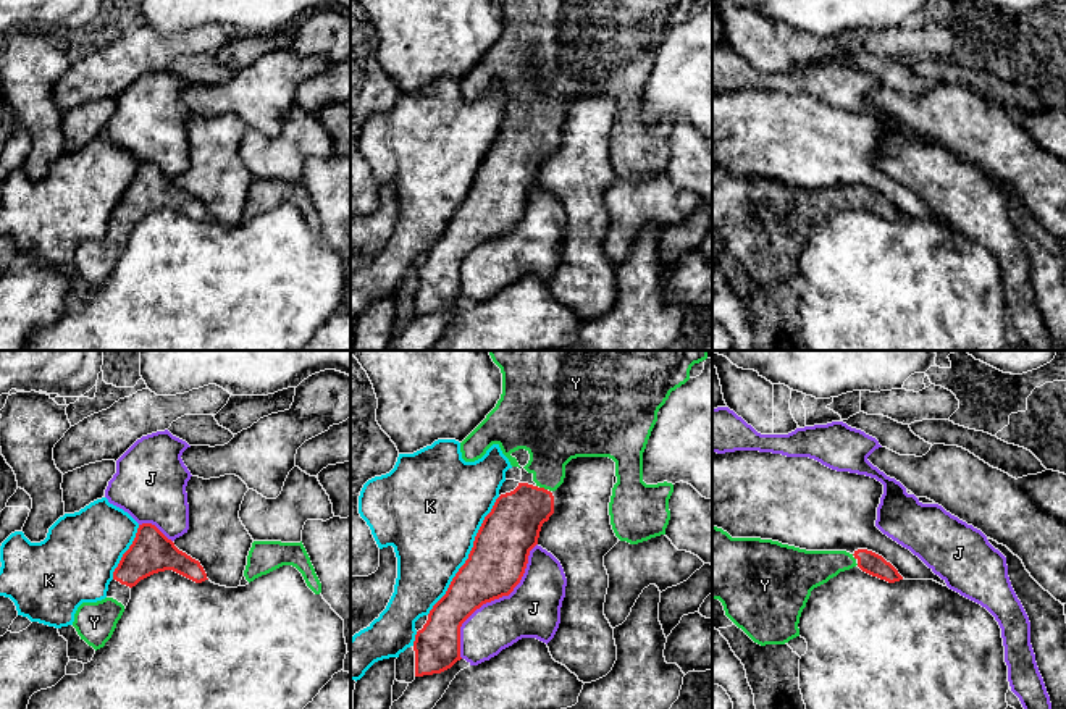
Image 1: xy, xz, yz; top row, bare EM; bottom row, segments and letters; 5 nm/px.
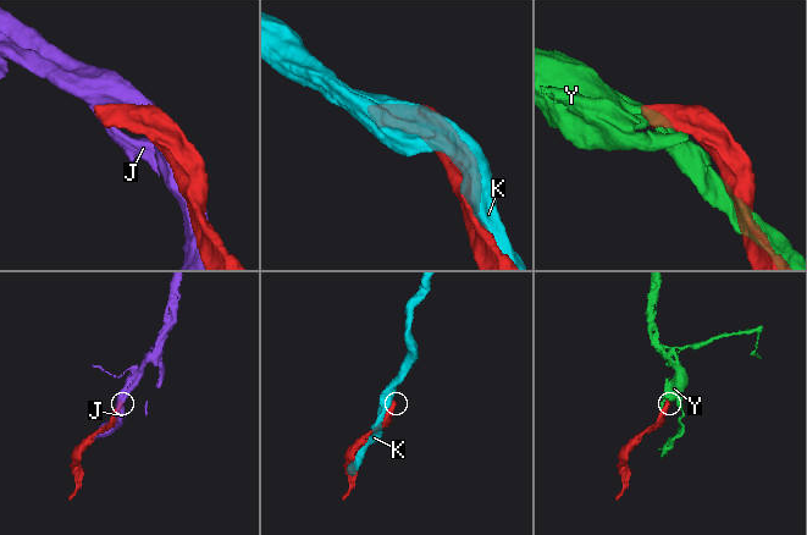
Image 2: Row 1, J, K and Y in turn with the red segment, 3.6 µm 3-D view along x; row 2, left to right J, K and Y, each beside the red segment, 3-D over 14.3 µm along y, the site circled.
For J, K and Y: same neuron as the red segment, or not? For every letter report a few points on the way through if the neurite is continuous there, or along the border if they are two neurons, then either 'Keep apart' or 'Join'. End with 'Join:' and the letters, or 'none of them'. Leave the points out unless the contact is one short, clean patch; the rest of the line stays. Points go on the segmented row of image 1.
J: Keep apart
K: Keep apart
Y: Path across: xz (512, 527), (543, 488), (553, 440). Join
Join: Y

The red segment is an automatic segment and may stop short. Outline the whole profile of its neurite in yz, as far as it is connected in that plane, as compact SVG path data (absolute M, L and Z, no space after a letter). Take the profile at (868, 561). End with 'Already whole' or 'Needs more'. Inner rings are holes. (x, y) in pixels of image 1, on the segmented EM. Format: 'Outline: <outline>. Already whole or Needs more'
Outline: M712 527L712 599L719 599L725 615L761 646L785 644L800 636L798 623L811 591L856 565L888 583L903 580L890 562L867 549L853 554L806 551L772 539L732 538Z. Needs more

